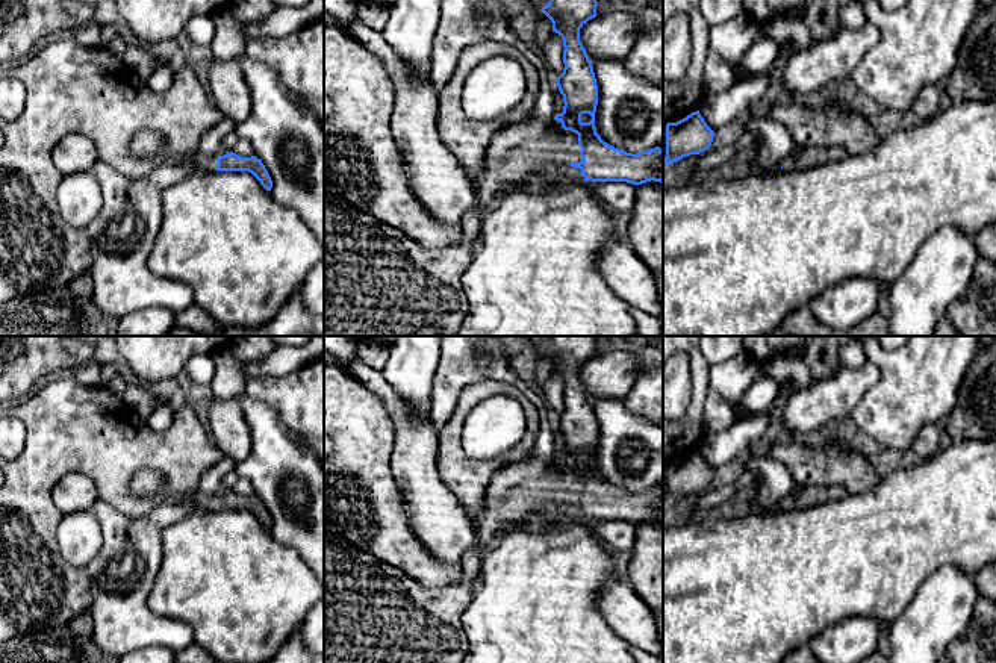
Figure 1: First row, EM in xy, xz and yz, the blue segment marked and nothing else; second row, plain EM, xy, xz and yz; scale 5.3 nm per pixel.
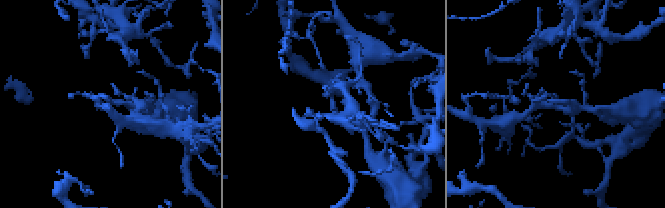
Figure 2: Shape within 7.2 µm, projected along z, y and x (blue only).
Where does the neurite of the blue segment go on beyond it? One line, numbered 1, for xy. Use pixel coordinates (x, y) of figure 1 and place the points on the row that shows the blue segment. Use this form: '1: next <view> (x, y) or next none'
1: next xy (202, 162)

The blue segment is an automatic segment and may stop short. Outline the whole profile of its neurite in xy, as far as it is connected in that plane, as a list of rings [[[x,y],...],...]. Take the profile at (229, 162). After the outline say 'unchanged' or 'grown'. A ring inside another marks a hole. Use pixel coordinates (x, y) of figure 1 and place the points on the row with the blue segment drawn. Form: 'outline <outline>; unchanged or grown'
outline [[[197,151],[189,159],[194,160],[195,167],[200,171],[215,171],[215,170],[218,171],[248,171],[260,182],[260,185],[266,191],[271,191],[272,188],[272,180],[265,165],[256,156],[242,157],[233,151],[224,156],[203,156],[200,151]]]; grown

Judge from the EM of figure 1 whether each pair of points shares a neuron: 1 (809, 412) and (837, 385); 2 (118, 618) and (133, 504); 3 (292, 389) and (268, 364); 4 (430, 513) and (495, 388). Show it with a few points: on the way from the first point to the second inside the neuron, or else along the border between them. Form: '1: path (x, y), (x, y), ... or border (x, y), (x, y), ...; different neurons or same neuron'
1: path (816, 406), (830, 392); same neuron
2: border (100, 501), (130, 518), (146, 516), (165, 504); different neurons
3: border (308, 364), (283, 376), (258, 376), (245, 382); different neurons
4: border (438, 448), (438, 474), (457, 498), (465, 513); different neurons

